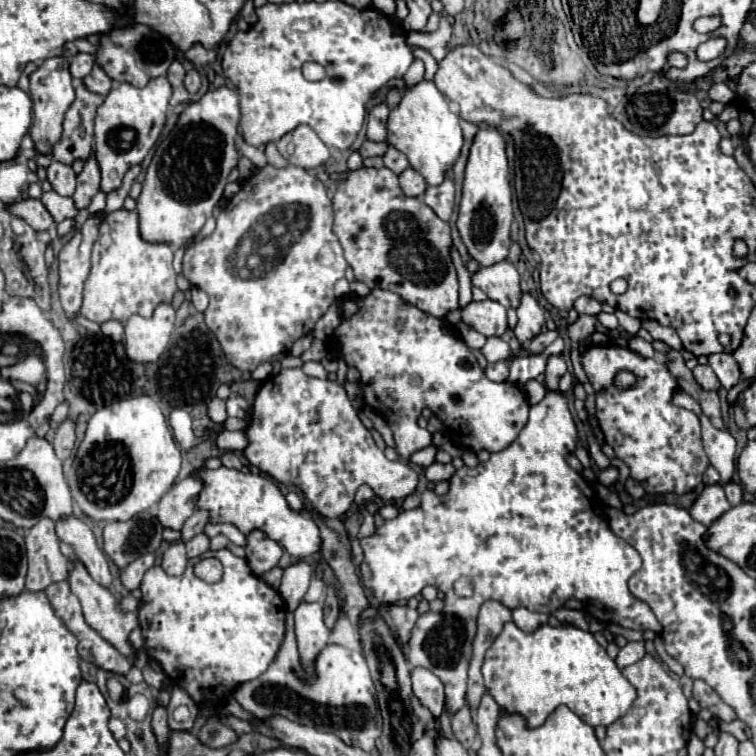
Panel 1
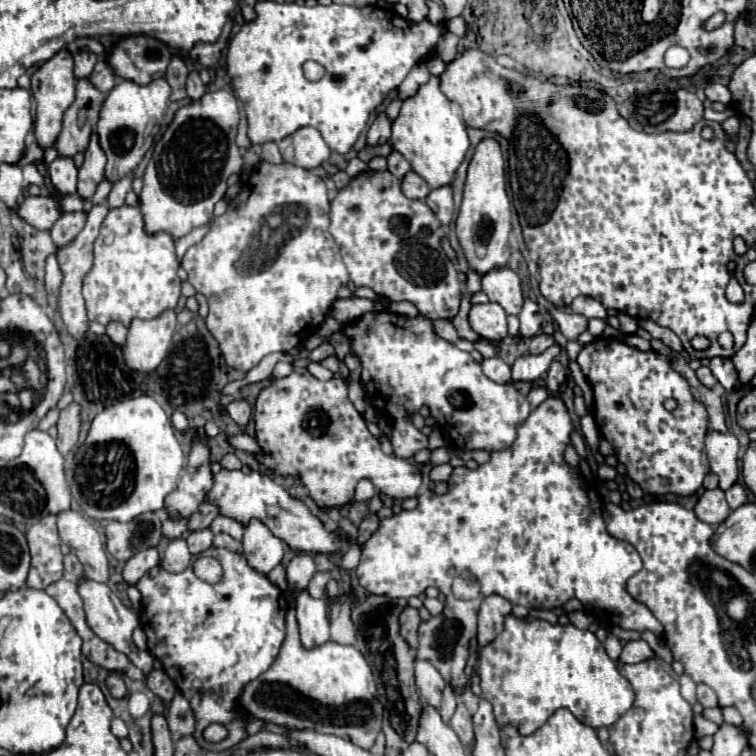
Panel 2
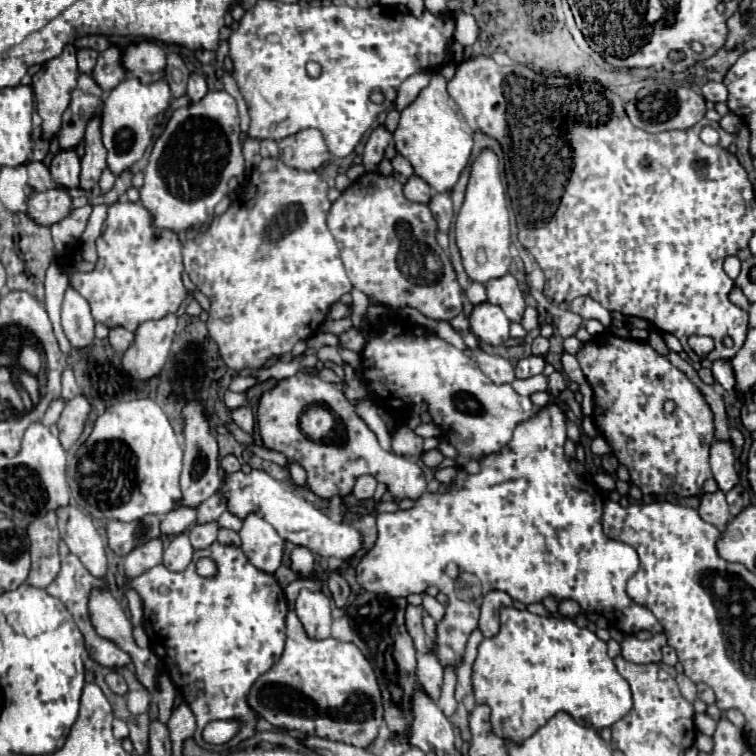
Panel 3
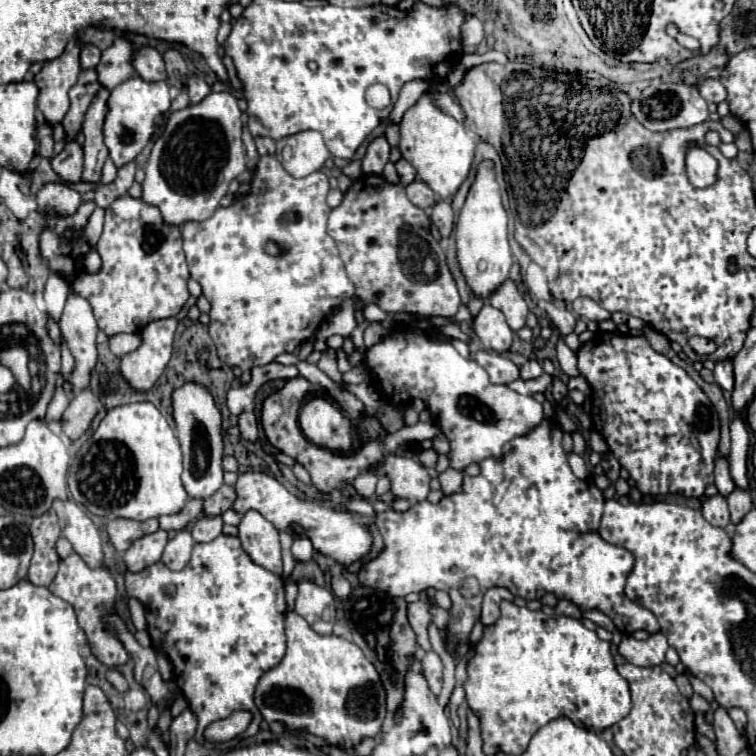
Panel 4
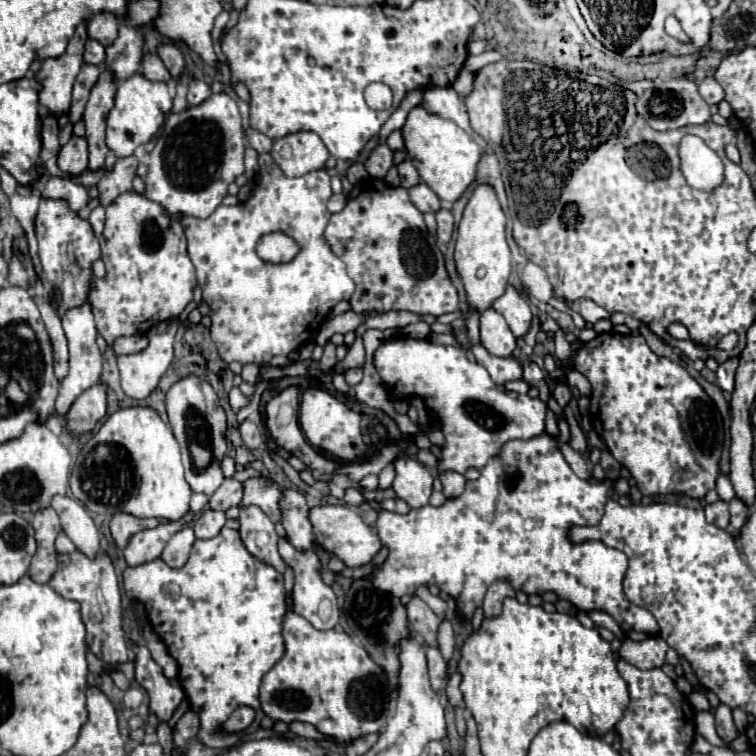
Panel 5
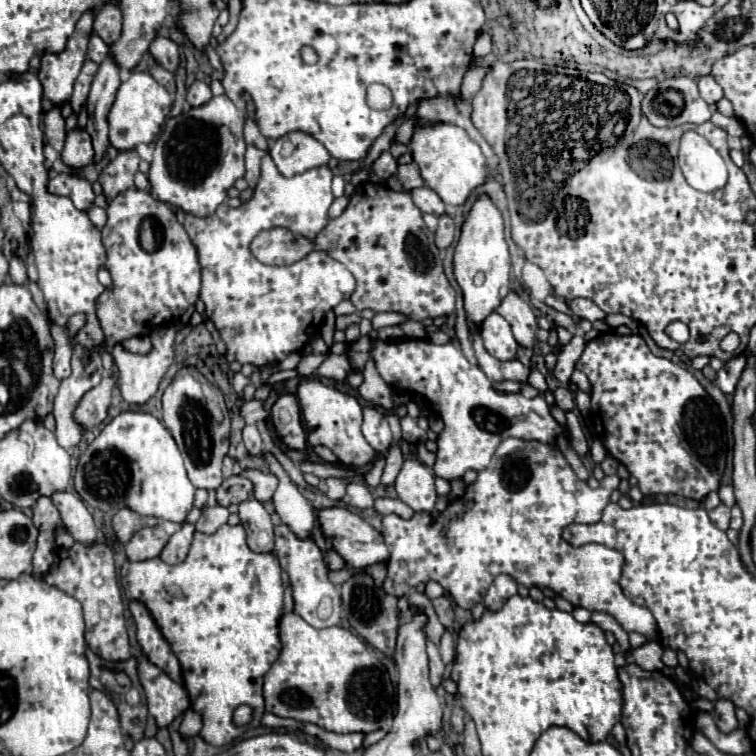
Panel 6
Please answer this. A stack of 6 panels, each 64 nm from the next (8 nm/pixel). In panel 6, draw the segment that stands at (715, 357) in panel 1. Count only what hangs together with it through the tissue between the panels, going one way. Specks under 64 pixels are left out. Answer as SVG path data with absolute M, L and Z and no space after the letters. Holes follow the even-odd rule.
M740 354L740 356L728 360L728 362L718 370L716 386L718 386L724 394L732 394L734 388L736 388L736 382L738 382L742 370L744 370L744 356Z

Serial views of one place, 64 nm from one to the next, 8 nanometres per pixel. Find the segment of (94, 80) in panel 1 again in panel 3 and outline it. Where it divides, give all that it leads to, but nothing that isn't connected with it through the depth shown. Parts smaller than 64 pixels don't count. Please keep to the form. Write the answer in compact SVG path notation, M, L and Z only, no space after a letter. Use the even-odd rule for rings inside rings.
M108 48L98 56L96 68L92 70L92 78L104 92L110 92L116 84L120 84L126 78L126 72L120 64L118 48Z

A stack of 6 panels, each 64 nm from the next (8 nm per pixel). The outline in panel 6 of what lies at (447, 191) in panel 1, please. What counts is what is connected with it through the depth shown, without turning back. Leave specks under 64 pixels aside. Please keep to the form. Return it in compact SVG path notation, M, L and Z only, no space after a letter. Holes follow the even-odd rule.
M442 214L438 218L438 230L436 230L436 246L440 250L448 248L454 240L454 220L448 214Z

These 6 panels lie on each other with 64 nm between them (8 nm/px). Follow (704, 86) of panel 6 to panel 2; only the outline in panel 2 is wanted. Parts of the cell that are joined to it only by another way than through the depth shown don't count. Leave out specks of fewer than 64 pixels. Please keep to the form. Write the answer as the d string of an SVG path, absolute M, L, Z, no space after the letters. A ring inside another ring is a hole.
M710 84L708 88L706 88L706 98L710 100L710 102L724 102L724 104L730 104L730 98L732 94L730 94L730 90L728 90L728 86L724 86L724 84Z

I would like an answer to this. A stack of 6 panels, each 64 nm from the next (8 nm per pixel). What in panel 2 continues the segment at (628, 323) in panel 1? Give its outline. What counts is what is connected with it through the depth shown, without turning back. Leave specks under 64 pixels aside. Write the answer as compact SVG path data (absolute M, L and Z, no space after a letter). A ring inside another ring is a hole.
M618 312L616 316L618 316L618 320L620 320L620 330L622 330L624 334L634 334L634 332L638 330L638 320L636 320L636 318L632 318L632 316L628 316L628 314L622 314L622 312Z

